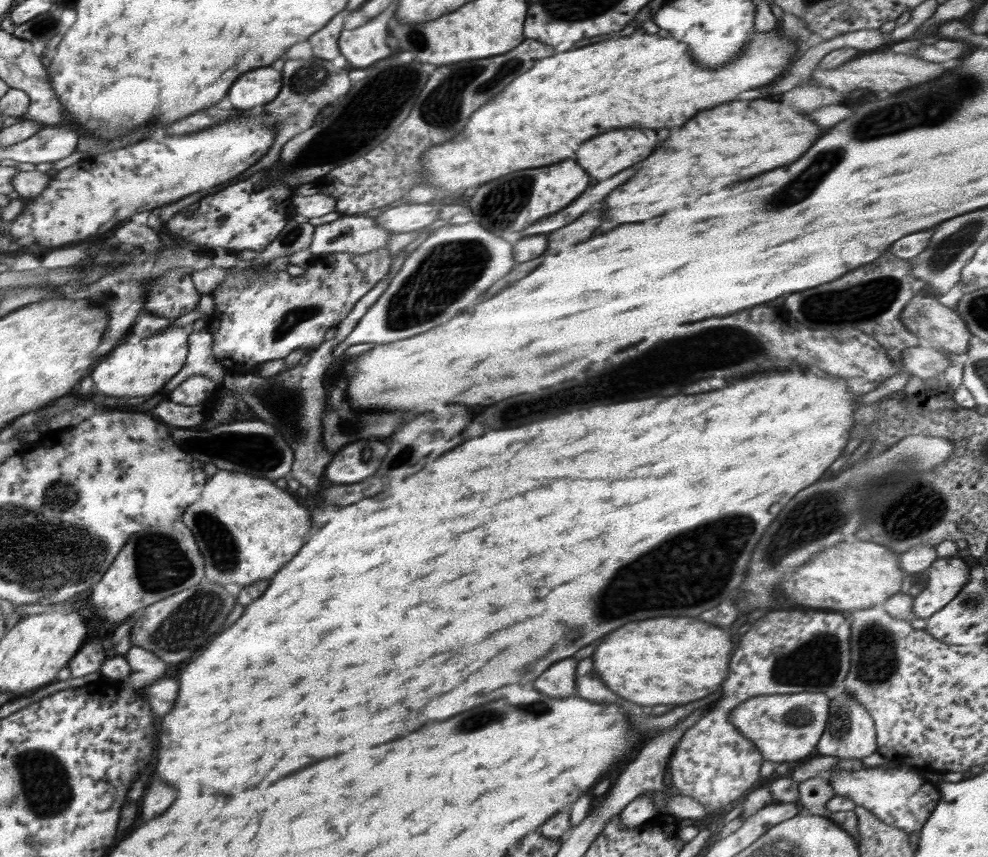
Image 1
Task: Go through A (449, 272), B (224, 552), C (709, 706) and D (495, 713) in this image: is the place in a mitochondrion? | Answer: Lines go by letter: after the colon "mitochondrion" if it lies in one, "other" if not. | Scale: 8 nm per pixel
A: mitochondrion
B: mitochondrion
C: other
D: mitochondrion

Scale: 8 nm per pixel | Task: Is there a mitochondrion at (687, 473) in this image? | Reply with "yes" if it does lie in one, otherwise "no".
no

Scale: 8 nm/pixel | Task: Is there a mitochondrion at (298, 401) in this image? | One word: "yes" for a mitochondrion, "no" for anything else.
yes

